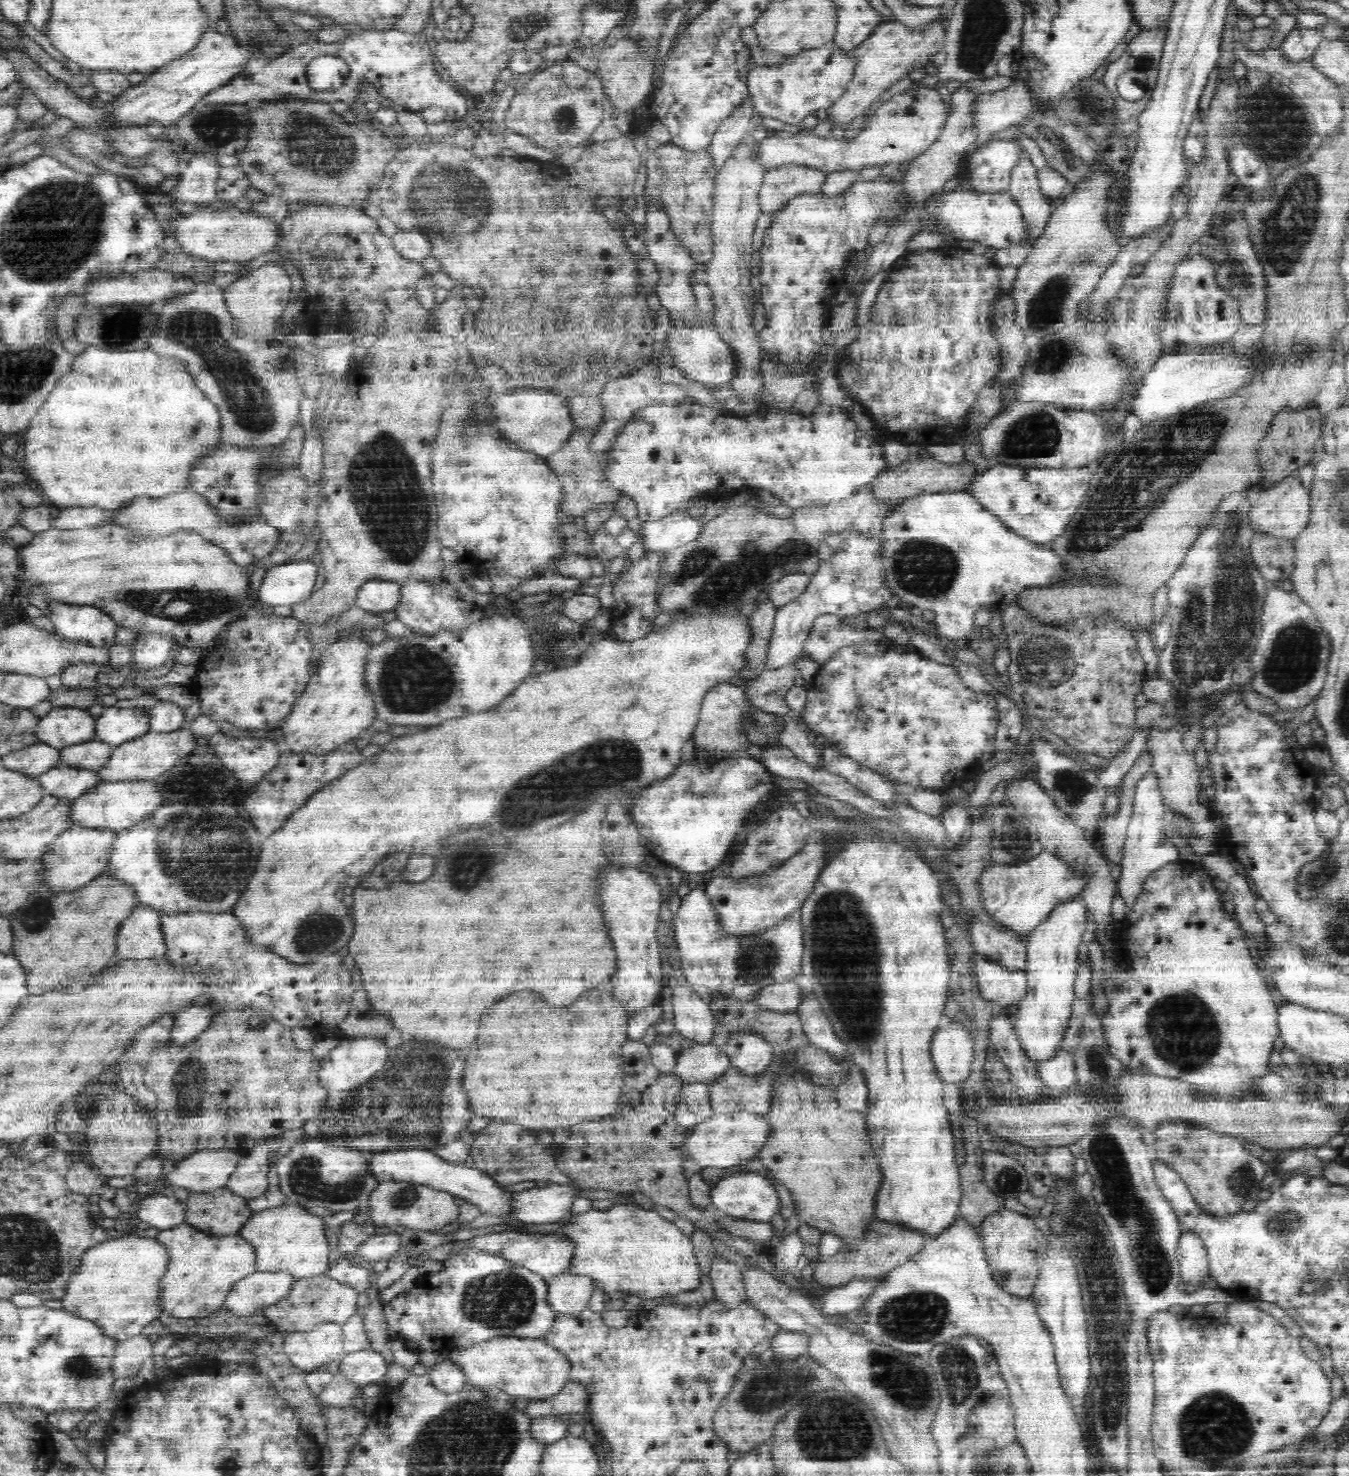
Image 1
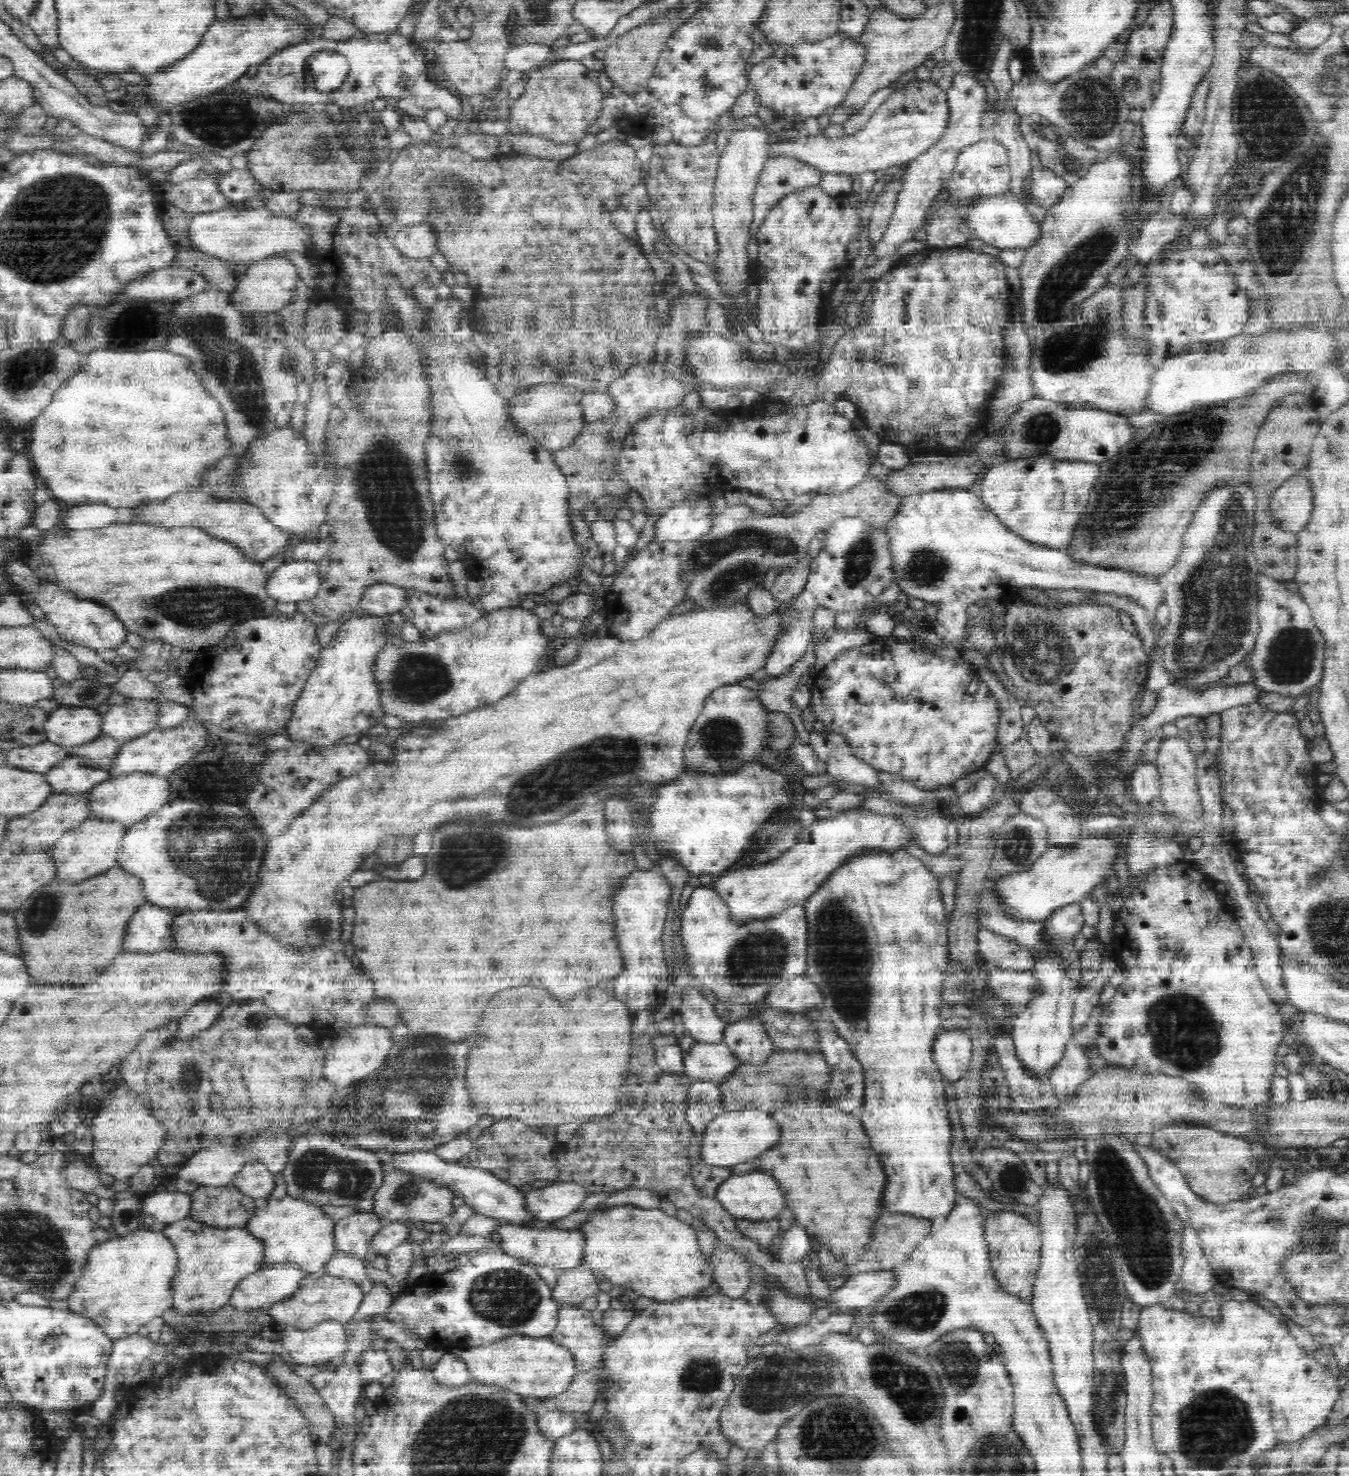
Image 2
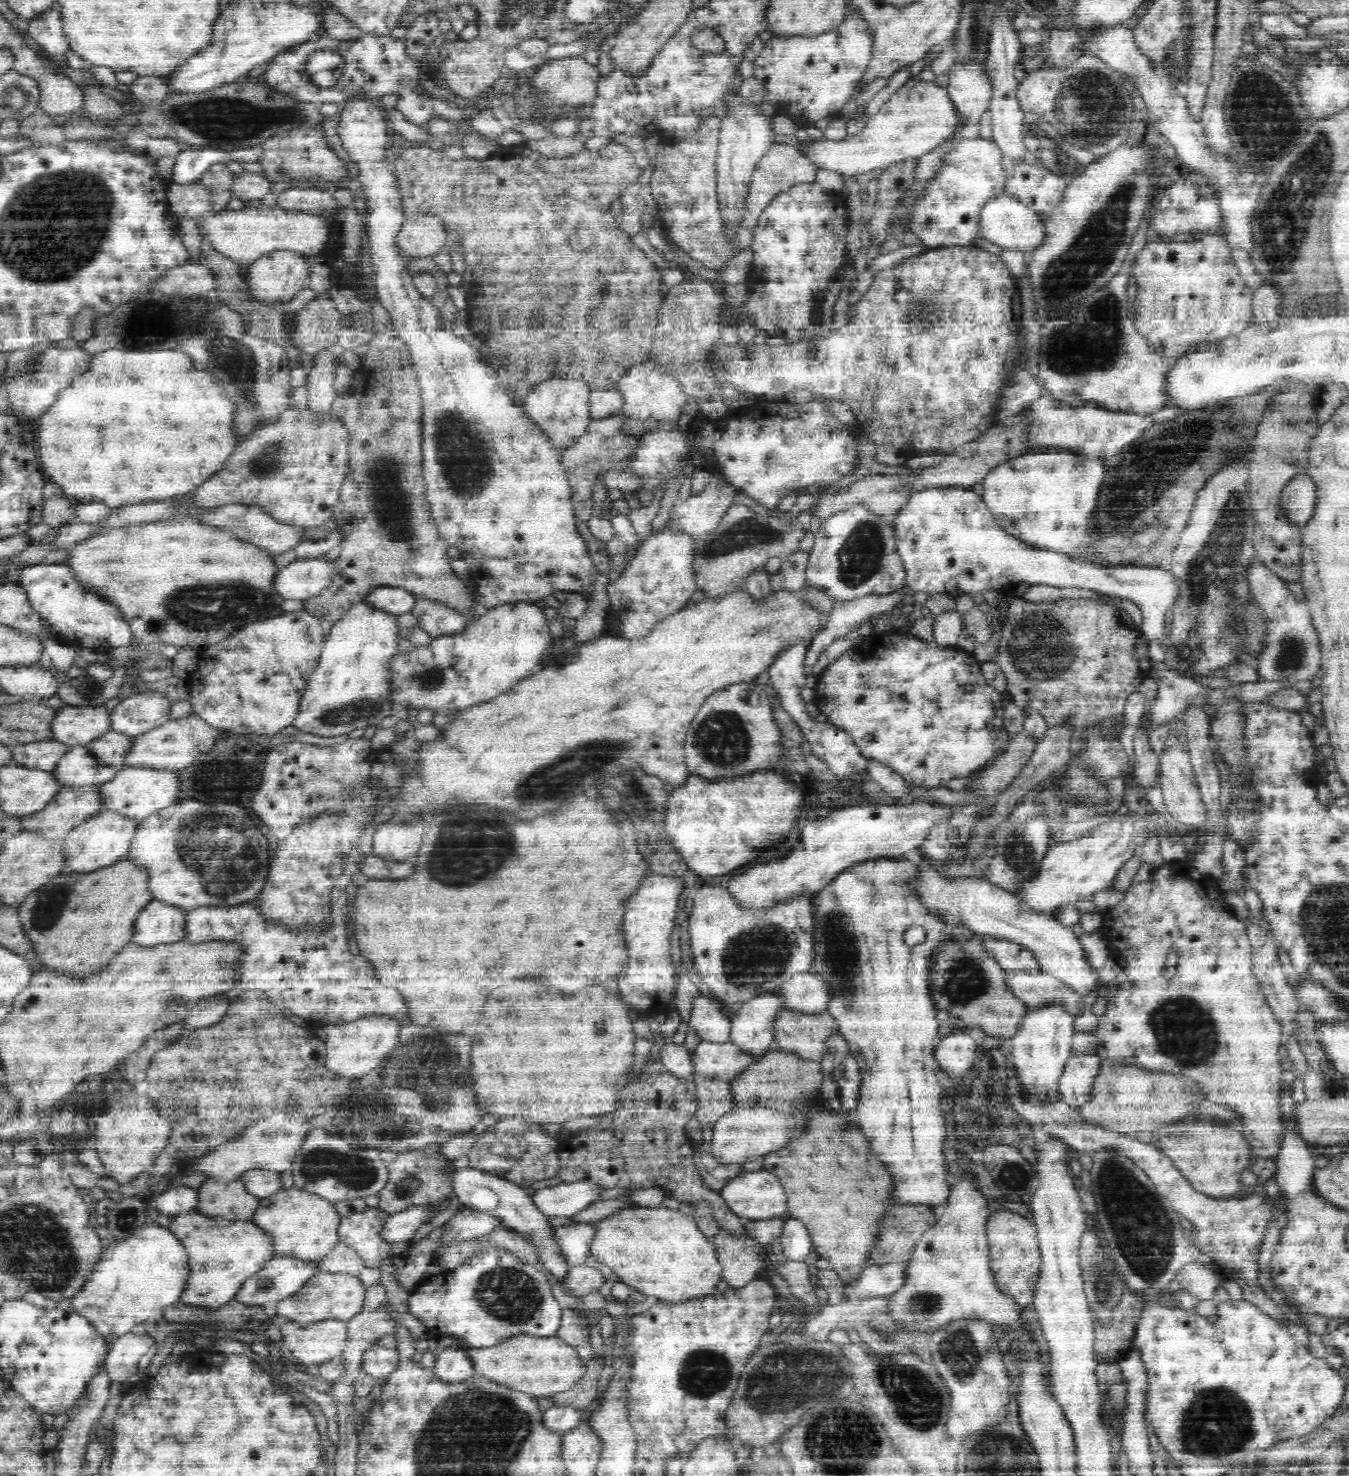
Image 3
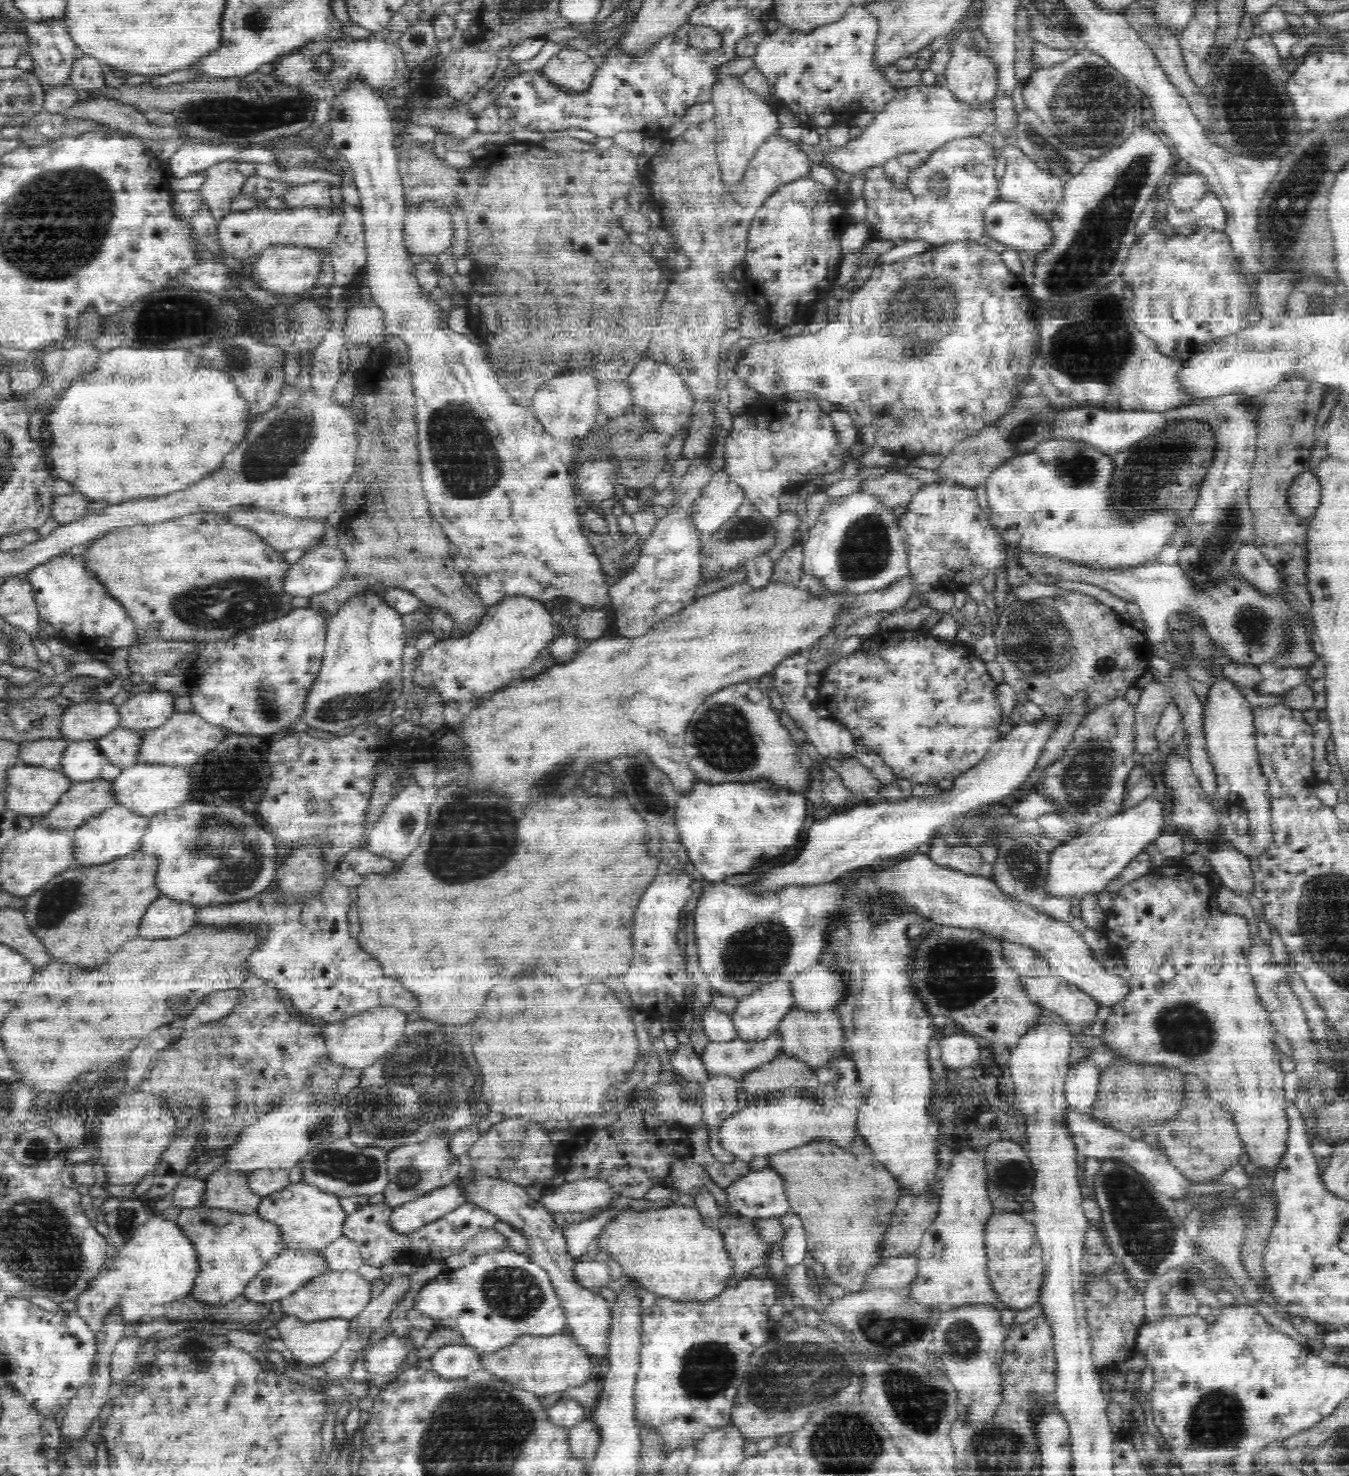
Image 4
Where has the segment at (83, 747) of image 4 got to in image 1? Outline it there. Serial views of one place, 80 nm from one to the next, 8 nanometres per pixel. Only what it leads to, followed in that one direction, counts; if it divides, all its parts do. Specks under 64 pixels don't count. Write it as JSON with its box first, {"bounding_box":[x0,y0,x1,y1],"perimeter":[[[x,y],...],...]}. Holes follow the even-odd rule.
{"bounding_box":[39,762,102,799],"perimeter":[[[63,762],[39,778],[47,795],[77,799],[102,781],[102,774],[98,770]]]}

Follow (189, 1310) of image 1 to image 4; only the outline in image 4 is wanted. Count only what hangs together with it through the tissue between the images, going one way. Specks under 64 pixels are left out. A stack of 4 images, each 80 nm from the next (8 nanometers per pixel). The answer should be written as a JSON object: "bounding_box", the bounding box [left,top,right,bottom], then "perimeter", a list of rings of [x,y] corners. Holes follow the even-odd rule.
{"bounding_box":[178,1202,288,1303],"perimeter":[[[202,1202],[198,1206],[183,1208],[178,1224],[194,1241],[200,1253],[200,1274],[191,1295],[208,1303],[230,1302],[243,1294],[250,1281],[273,1258],[288,1248],[281,1226],[263,1218],[257,1209],[238,1212],[232,1208],[218,1208]]]}

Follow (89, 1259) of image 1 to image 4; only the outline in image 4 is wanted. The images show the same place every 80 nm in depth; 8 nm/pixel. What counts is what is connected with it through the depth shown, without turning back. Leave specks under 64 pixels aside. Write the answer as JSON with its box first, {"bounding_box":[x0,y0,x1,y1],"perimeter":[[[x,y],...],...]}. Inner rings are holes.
{"bounding_box":[76,1215,200,1333],"perimeter":[[[159,1215],[149,1219],[133,1234],[118,1257],[111,1259],[105,1272],[96,1277],[90,1288],[76,1300],[76,1313],[93,1333],[100,1330],[109,1306],[119,1304],[127,1325],[139,1321],[147,1314],[152,1318],[164,1318],[165,1303],[190,1295],[200,1274],[200,1253],[188,1234],[178,1224],[179,1218],[170,1220]]]}

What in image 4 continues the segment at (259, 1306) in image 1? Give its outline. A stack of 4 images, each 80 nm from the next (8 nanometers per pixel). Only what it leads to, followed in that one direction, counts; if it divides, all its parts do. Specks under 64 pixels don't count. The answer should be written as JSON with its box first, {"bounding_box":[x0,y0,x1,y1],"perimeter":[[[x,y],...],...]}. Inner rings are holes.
{"bounding_box":[243,1248,329,1304],"perimeter":[[[286,1248],[278,1257],[273,1258],[264,1270],[261,1270],[243,1292],[248,1300],[262,1304],[272,1304],[281,1298],[292,1294],[298,1287],[306,1284],[312,1278],[328,1272],[329,1267],[326,1254],[322,1249],[292,1249]]]}

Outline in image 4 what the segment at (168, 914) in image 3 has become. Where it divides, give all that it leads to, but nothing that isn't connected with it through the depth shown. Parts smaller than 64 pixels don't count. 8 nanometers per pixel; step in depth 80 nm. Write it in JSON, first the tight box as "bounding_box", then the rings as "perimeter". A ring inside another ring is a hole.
{"bounding_box":[139,894,201,938],"perimeter":[[[161,894],[144,914],[139,934],[144,938],[168,938],[182,934],[197,924],[201,908],[189,900]]]}

